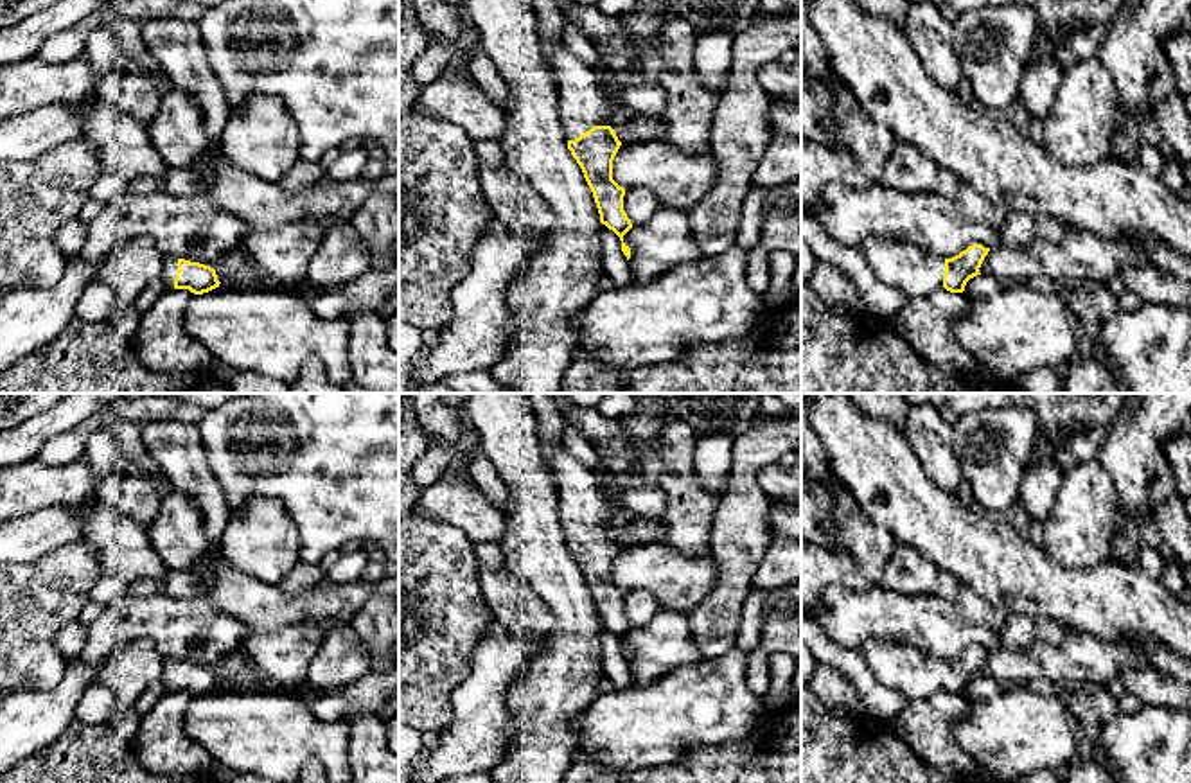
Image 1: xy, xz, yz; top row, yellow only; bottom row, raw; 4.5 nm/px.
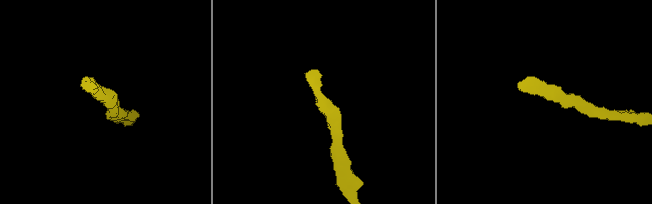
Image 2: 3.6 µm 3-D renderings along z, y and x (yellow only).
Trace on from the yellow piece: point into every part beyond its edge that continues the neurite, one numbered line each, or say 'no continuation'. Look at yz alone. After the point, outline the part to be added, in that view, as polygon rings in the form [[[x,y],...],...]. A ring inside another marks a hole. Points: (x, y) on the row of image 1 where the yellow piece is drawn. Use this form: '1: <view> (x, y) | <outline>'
1: yz (908, 268) | [[[869,235],[859,251],[882,282],[907,296],[927,296],[943,287],[945,259],[914,244]]]

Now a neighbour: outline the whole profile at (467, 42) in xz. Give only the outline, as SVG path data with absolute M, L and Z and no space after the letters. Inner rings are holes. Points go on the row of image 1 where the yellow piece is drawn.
M462 25L460 36L454 41L454 54L451 63L444 68L446 74L460 74L469 70L474 50L481 47L476 29Z

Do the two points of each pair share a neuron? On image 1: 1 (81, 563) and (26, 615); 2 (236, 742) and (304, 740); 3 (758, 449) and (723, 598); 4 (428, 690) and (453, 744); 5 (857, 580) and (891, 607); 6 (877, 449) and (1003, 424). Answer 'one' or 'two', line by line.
1: one
2: one
3: one
4: two
5: two
6: two

